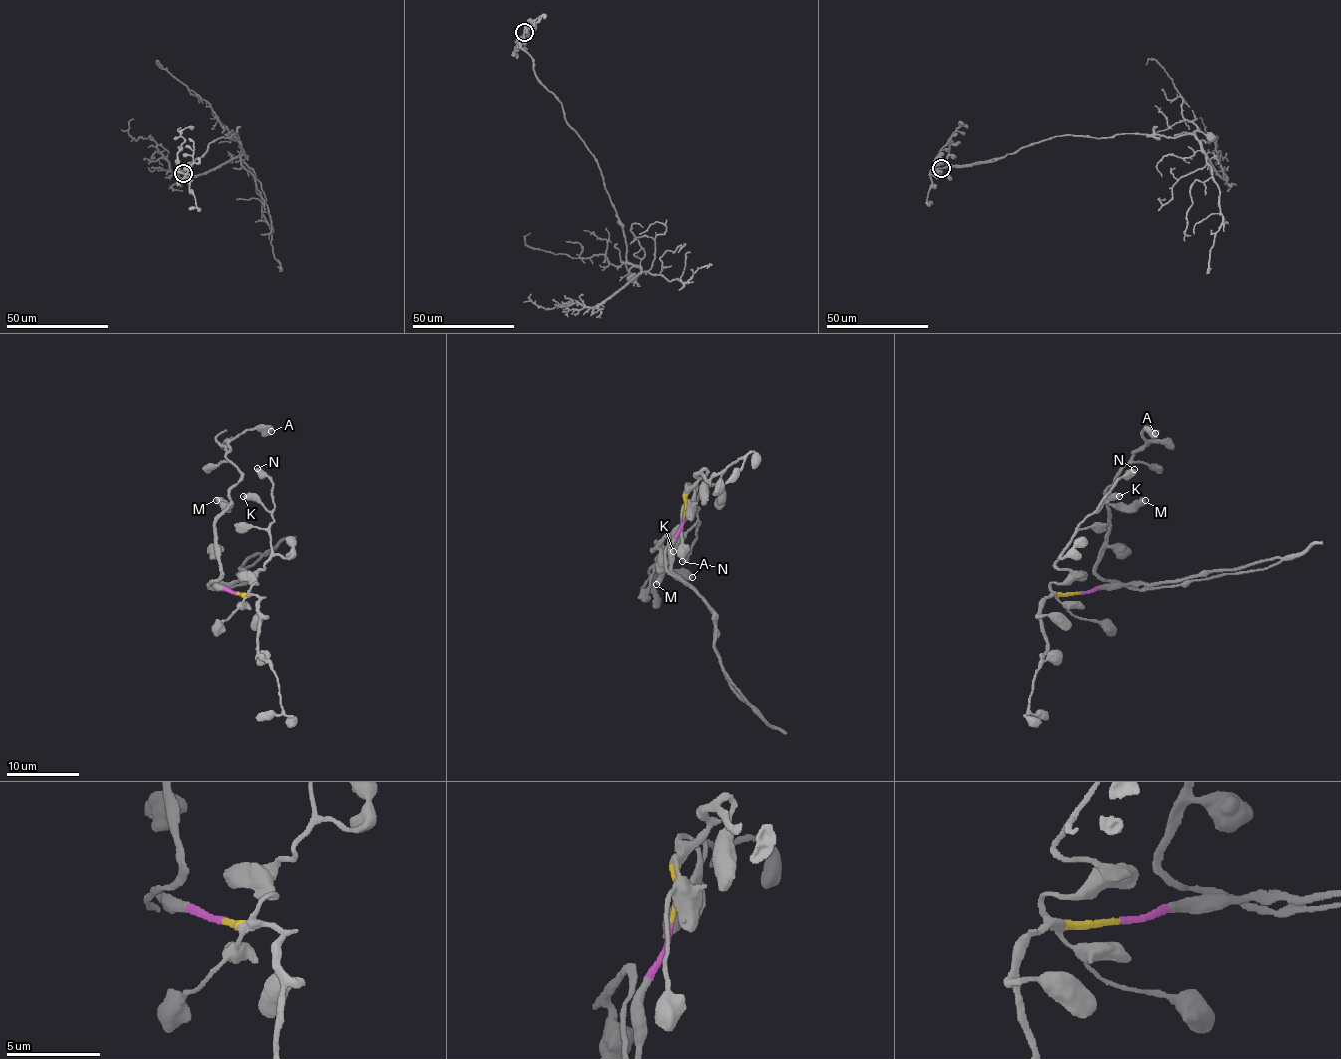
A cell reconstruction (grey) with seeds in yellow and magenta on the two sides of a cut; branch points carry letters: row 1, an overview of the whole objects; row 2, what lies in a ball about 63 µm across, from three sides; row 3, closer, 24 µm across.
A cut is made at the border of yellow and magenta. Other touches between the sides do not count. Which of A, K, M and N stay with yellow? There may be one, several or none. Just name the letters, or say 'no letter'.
K, N

